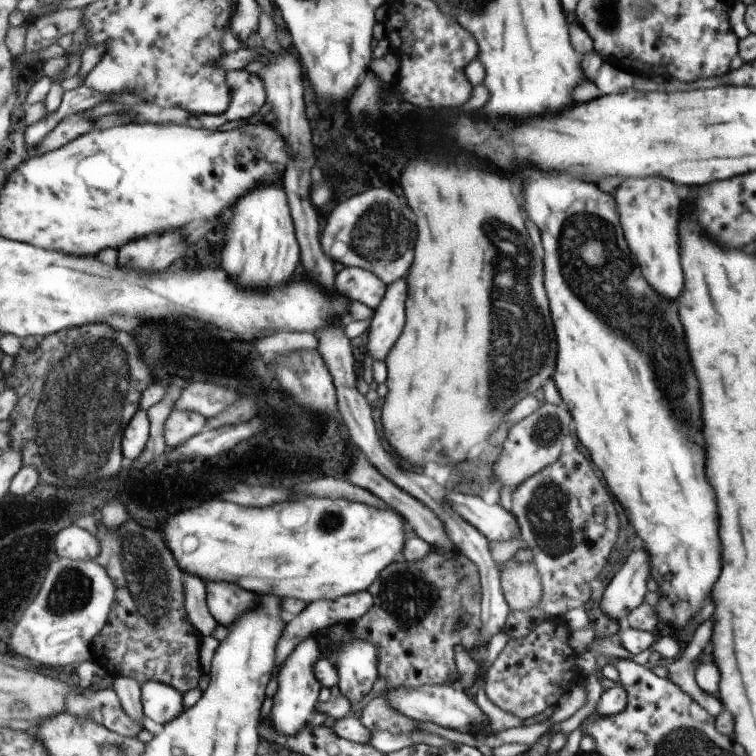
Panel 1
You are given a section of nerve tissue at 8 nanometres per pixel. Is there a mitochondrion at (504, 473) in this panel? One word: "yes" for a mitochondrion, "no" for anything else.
no

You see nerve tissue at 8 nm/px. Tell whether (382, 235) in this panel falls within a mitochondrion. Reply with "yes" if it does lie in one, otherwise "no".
yes

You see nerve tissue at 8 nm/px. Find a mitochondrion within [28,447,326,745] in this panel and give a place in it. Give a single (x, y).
(151, 594)

